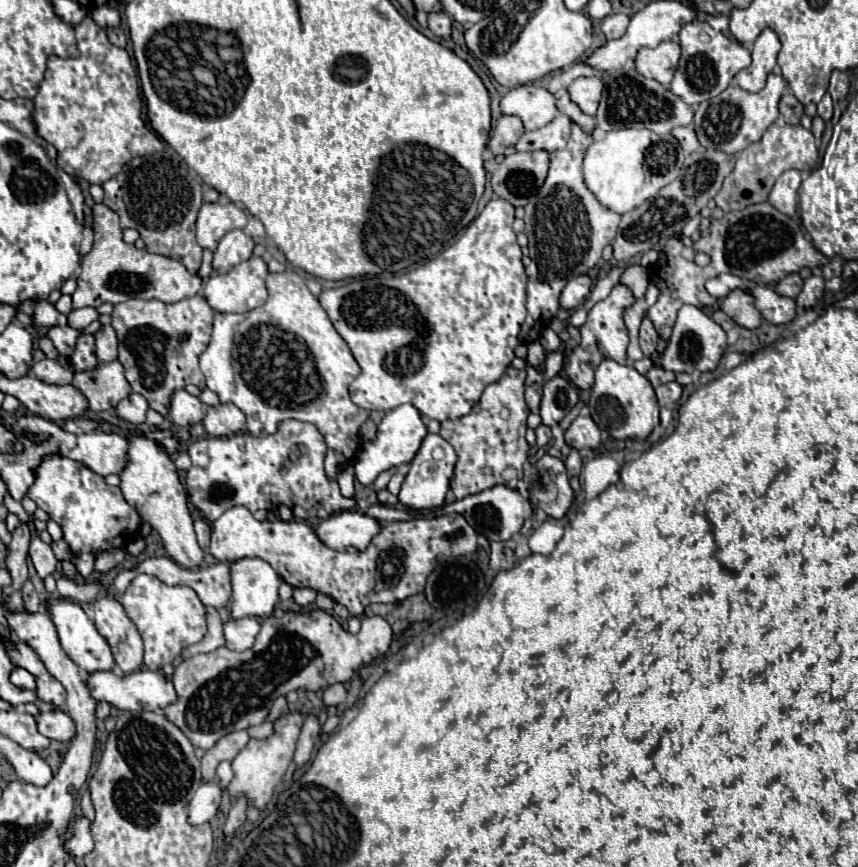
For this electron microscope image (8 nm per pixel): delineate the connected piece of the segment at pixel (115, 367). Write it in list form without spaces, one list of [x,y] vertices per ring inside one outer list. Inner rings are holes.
[[[112,361],[112,363],[98,363],[96,369],[88,369],[88,371],[78,371],[74,373],[74,387],[78,387],[88,403],[92,411],[108,411],[112,407],[116,407],[124,397],[130,395],[130,383],[124,377],[124,367],[120,365],[120,361]]]

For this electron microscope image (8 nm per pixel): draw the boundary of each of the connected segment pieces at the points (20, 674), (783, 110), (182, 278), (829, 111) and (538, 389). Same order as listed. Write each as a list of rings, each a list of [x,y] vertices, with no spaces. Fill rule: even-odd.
[[[18,665],[10,671],[10,683],[18,685],[18,689],[36,691],[36,677],[30,671],[26,671],[26,669],[18,667]]]
[[[786,91],[782,95],[782,99],[780,99],[780,115],[790,125],[798,125],[800,123],[800,117],[804,115],[802,103],[790,91]]]
[[[100,203],[92,207],[92,213],[94,213],[92,225],[94,243],[92,251],[80,259],[80,275],[76,279],[78,287],[72,295],[74,309],[100,307],[102,303],[116,305],[134,297],[158,299],[162,303],[178,303],[186,297],[196,295],[202,289],[202,279],[198,275],[190,275],[182,263],[124,243],[118,215],[112,209]]]
[[[826,93],[824,97],[822,97],[822,101],[817,104],[817,114],[824,120],[829,121],[833,116],[833,101],[830,95]],[[822,111],[826,111],[826,113],[822,113]]]
[[[534,383],[526,389],[526,405],[530,407],[532,413],[538,413],[540,407],[540,399],[542,399],[542,383]]]

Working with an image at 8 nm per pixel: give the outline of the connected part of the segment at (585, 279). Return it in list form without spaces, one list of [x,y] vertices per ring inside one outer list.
[[[580,275],[580,277],[574,277],[572,281],[568,281],[568,285],[562,289],[560,307],[564,311],[570,311],[570,309],[582,305],[590,293],[590,285],[592,285],[592,281],[588,275]]]

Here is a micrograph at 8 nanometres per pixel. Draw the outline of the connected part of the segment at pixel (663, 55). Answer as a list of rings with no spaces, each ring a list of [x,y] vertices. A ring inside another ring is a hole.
[[[664,41],[654,49],[640,49],[636,55],[636,69],[644,77],[656,79],[662,85],[668,85],[678,67],[680,45],[674,41]]]

